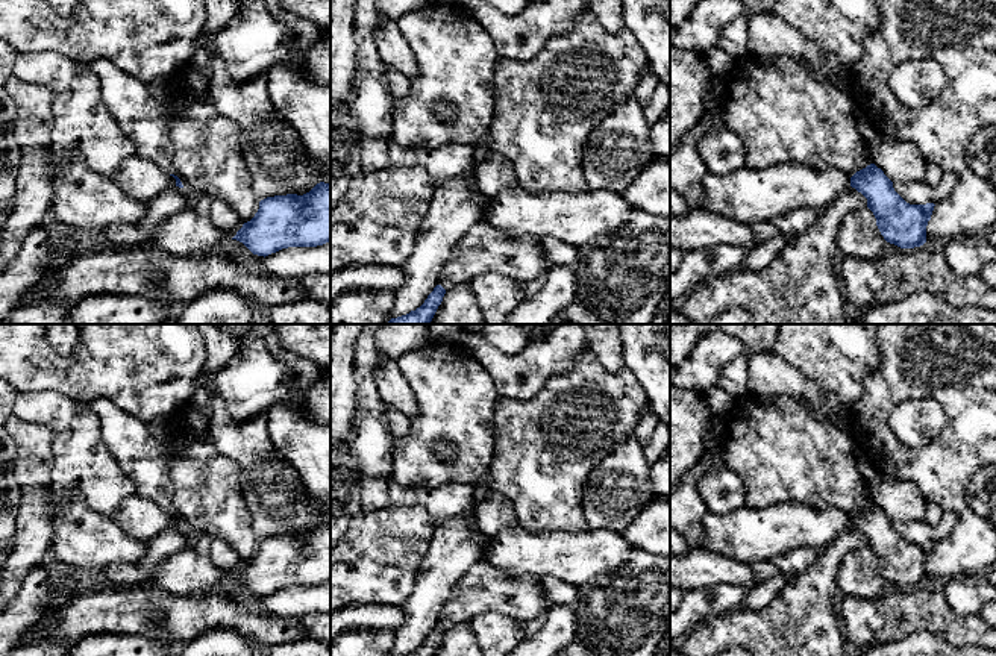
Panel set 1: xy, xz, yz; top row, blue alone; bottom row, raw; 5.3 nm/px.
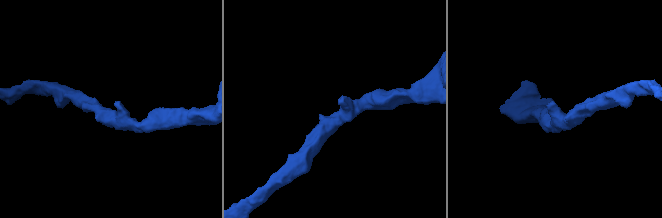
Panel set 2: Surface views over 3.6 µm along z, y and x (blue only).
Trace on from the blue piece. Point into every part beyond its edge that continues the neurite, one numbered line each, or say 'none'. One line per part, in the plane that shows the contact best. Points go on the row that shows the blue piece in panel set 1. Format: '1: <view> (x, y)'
1: xy (144, 118)

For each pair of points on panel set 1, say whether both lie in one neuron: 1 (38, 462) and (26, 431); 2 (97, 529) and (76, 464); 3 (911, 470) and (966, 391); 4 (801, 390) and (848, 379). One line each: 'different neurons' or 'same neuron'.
1: same neuron
2: different neurons
3: same neuron
4: different neurons

